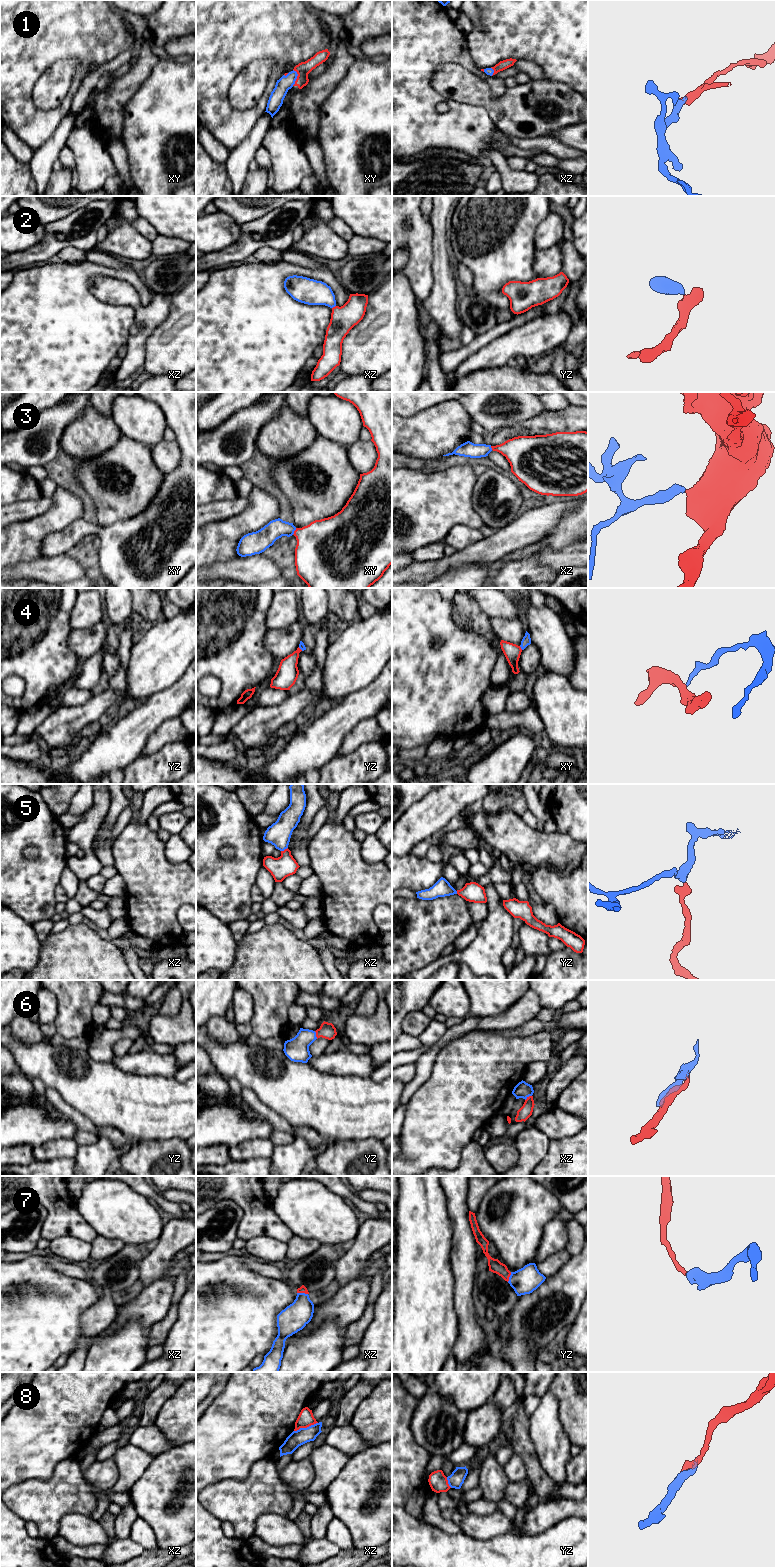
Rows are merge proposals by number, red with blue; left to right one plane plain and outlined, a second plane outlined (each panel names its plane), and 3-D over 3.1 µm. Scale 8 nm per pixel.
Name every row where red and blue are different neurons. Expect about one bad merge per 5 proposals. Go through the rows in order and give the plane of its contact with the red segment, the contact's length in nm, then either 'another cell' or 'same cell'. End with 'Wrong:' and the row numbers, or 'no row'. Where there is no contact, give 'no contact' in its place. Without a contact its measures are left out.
1: xy | 140 nm | same cell
2: xz | 40 nm | same cell
3: xy | 70 nm | same cell
4: xy | 40 nm | another cell
5: xz | 70 nm | same cell
6: yz | 70 nm | same cell
7: xz | 90 nm | same cell
8: xz | 200 nm | another cell
Wrong: 4, 8

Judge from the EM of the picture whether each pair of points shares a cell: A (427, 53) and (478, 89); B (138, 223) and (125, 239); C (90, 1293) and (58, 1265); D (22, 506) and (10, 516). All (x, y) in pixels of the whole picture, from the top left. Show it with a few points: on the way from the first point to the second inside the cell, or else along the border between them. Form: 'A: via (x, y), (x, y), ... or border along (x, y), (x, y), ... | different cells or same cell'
A: border along (465, 67), (455, 63), (440, 63), (429, 83) | different cells
B: border along (137, 215), (132, 222), (132, 226), (151, 241) | different cells
C: border along (49, 1264), (64, 1274), (89, 1280) | different cells
D: via (19, 509), (13, 513) | same cell

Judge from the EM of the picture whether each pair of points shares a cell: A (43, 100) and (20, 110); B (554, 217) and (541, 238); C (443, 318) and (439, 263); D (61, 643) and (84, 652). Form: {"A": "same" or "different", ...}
{"A": "different", "B": "same", "C": "same", "D": "different"}

